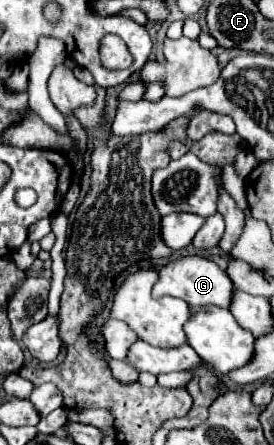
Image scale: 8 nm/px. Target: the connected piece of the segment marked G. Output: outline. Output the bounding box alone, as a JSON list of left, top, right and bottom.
[154,256,234,308]

